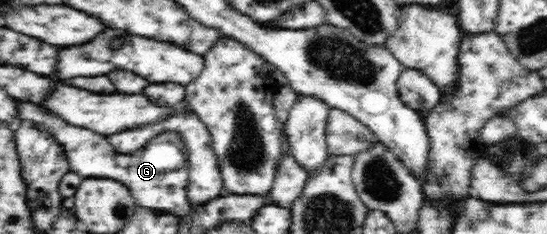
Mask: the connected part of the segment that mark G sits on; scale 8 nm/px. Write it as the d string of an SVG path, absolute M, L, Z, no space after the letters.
M17 102L21 120L34 121L40 129L49 132L63 146L71 172L80 177L109 177L121 181L125 187L129 187L133 200L137 201L139 207L155 209L155 212L176 215L178 218L190 215L193 211L193 205L185 194L189 180L189 162L188 151L180 133L165 131L132 154L123 154L101 134L69 125L61 118L45 112L39 104Z

